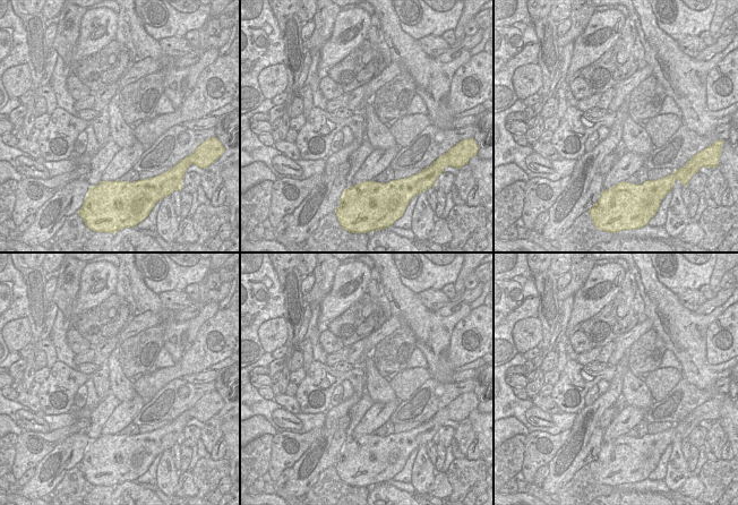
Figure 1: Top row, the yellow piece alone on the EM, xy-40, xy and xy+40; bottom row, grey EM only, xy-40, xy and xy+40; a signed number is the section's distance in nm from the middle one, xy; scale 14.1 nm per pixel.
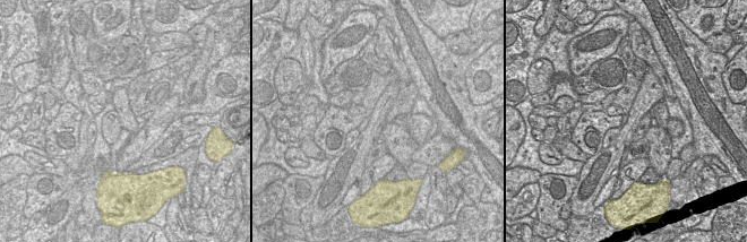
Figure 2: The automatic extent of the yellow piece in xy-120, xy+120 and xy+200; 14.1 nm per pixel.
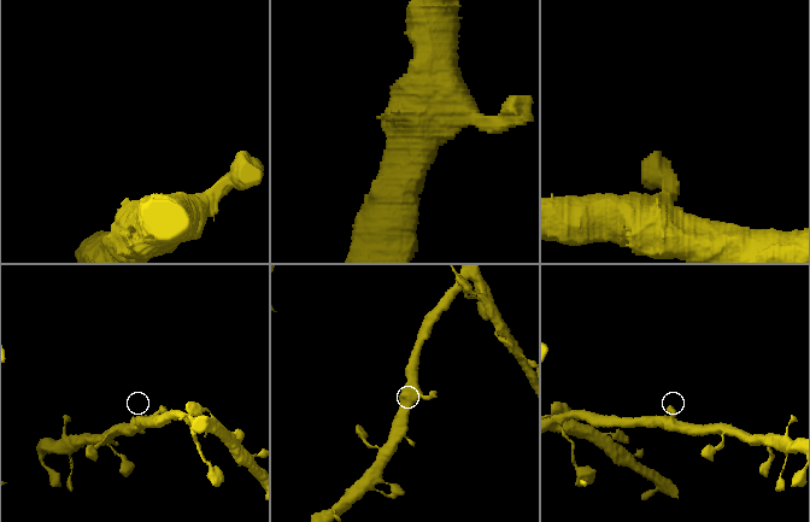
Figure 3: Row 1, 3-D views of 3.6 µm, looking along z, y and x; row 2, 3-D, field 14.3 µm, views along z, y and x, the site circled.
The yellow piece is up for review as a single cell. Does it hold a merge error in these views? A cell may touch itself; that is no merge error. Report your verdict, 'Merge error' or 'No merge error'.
No merge error

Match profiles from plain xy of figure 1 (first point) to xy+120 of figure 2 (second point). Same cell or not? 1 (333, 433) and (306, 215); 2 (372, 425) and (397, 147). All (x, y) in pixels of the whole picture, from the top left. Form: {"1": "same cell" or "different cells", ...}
{"1": "different cells", "2": "different cells"}

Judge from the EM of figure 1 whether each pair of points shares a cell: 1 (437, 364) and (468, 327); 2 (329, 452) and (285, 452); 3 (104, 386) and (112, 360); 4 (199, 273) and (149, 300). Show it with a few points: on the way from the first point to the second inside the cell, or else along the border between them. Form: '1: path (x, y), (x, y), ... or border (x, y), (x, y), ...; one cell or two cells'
1: border (455, 324), (448, 348), (448, 367), (451, 369); two cells
2: border (320, 431), (318, 437), (291, 467); two cells
3: border (106, 367), (110, 392); two cells
4: border (143, 277), (146, 285), (157, 294); two cells

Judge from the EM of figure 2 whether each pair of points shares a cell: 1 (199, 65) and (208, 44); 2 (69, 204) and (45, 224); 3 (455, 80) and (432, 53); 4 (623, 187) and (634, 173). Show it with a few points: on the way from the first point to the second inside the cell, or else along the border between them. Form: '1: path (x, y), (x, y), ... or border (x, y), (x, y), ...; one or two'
1: path (202, 60), (205, 49); one
2: path (63, 208), (50, 219); one
3: path (452, 74), (438, 60); one
4: path (624, 182), (625, 175), (629, 173); one

